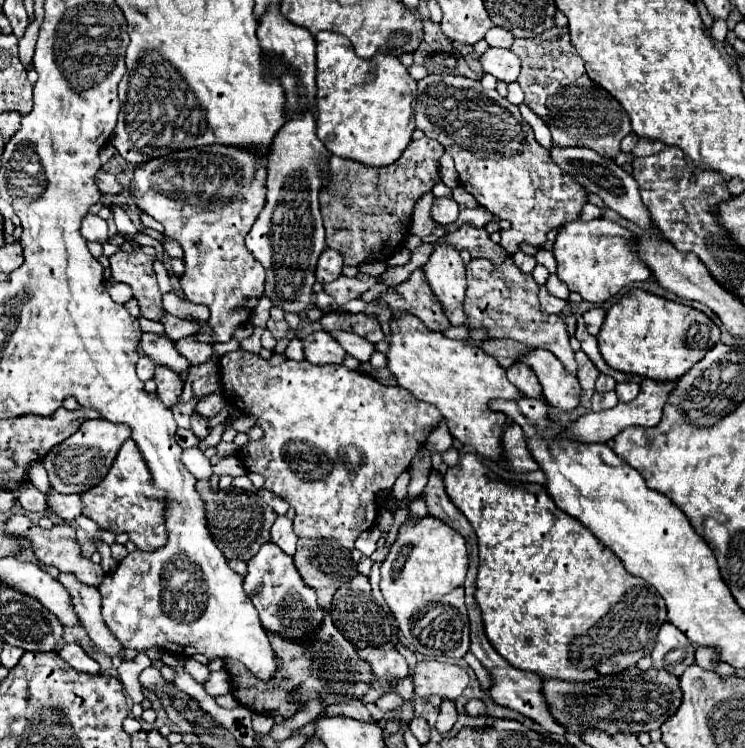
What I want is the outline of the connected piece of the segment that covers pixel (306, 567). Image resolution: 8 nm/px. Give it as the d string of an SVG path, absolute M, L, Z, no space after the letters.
M301 538L297 542L297 552L293 558L295 558L295 566L297 566L303 582L307 582L307 586L311 586L317 592L319 604L325 606L325 610L329 610L337 588L341 584L349 582L353 576L357 576L357 564L353 562L351 552L331 540L303 540Z

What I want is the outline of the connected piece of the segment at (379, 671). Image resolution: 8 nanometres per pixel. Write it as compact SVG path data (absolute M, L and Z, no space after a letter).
M391 642L381 648L361 648L359 656L371 664L371 670L377 678L405 678L409 674L405 658L395 650Z

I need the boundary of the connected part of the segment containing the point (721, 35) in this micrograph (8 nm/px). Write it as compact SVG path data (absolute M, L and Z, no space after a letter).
M716 19L709 30L711 36L717 41L723 42L728 33L728 28L725 20Z

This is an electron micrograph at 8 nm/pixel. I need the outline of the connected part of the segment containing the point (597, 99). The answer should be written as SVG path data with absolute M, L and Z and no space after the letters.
M553 26L537 38L515 38L511 52L521 58L521 74L517 82L525 92L525 104L549 126L555 146L583 146L615 160L621 140L631 132L629 114L601 86L595 86L585 72L583 58L575 52L569 28Z

